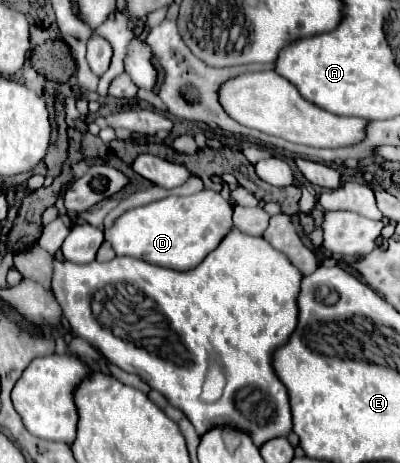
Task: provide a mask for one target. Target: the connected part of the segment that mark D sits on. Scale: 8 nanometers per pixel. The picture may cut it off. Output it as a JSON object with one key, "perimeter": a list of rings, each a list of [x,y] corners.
{"perimeter":[[[201,190],[193,196],[169,196],[139,208],[131,208],[125,214],[121,214],[111,228],[105,228],[105,240],[113,246],[117,256],[135,256],[139,260],[159,264],[165,268],[173,270],[191,270],[195,268],[211,250],[219,246],[219,242],[225,238],[229,228],[233,226],[231,222],[233,208],[221,198],[221,194],[213,190]]]}

